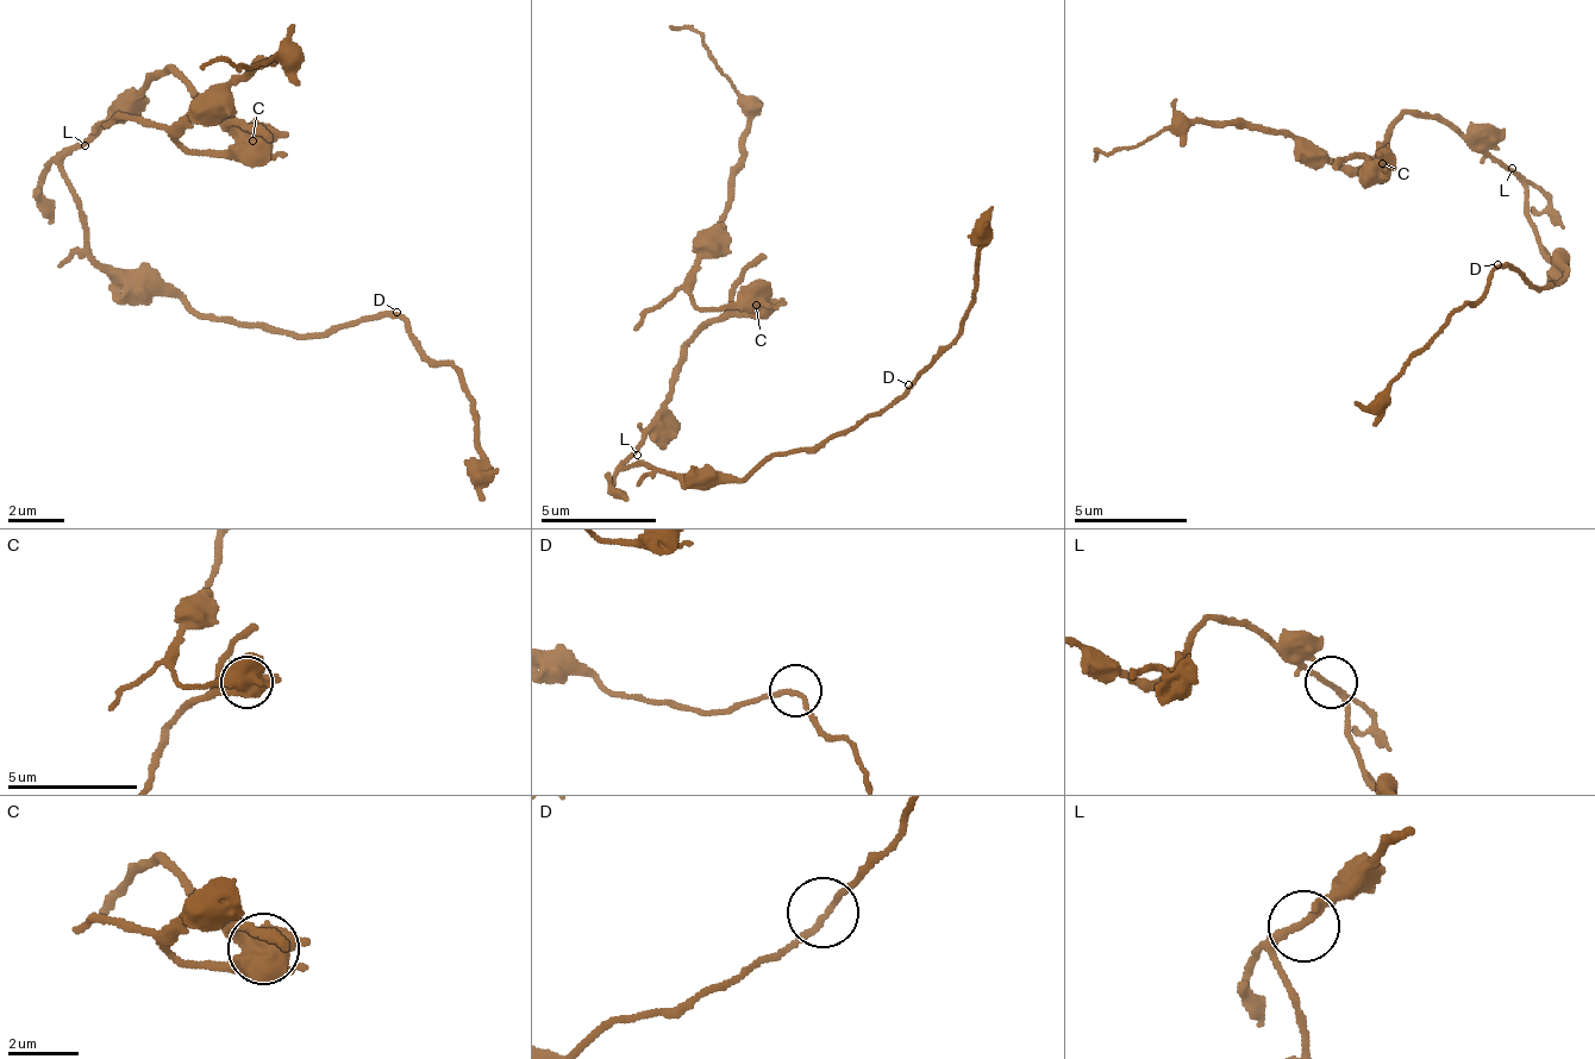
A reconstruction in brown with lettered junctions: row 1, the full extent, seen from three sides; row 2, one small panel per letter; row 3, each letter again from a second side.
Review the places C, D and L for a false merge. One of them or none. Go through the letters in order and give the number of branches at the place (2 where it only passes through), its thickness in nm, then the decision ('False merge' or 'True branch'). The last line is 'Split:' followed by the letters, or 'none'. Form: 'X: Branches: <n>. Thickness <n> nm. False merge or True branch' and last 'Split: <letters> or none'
C: Branches: 5. Thickness 650 nm. False merge
D: Branches: 2. Thickness 170 nm. True branch
L: Branches: 2. Thickness 190 nm. True branch
Split: C

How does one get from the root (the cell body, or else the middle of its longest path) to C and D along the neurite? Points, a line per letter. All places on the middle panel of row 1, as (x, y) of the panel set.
C: (632, 449), (667, 399), (682, 350), (701, 331), (755, 307)
D: (632, 449), (623, 469), (639, 463), (668, 474), (746, 477), (773, 457), (819, 452), (911, 386)

